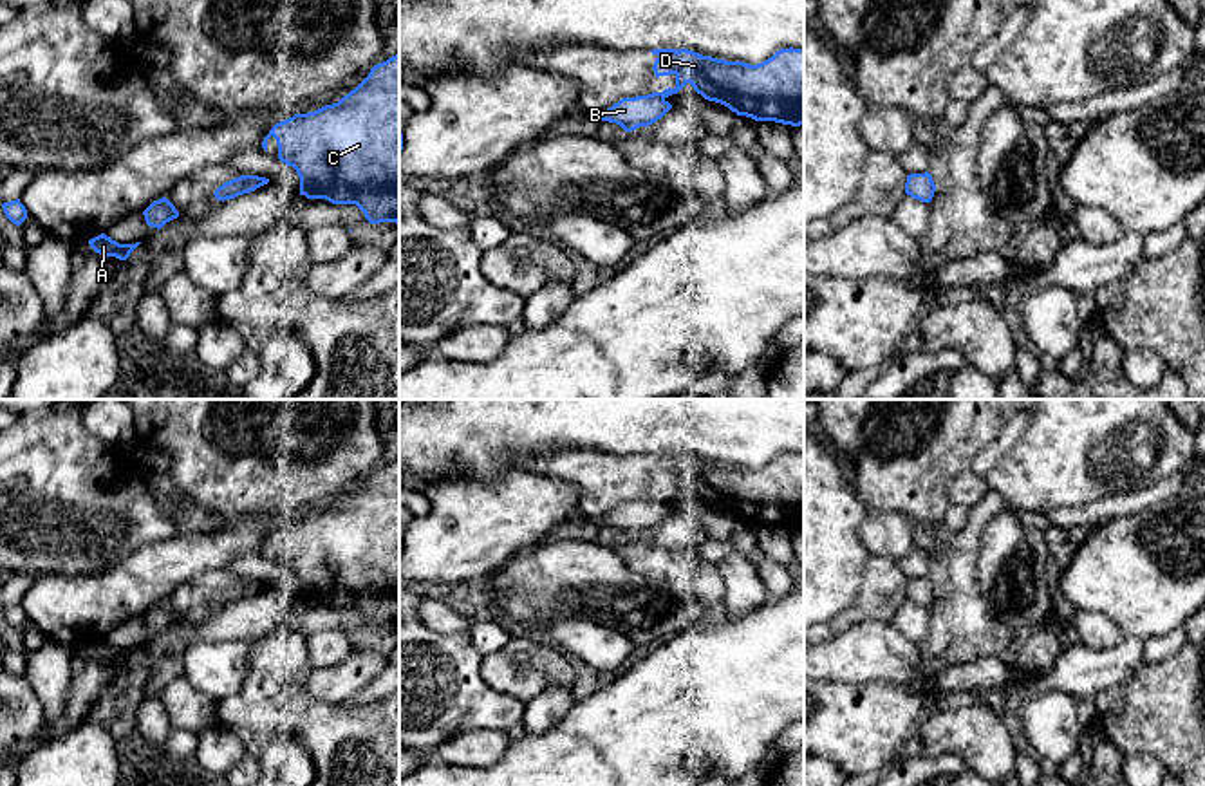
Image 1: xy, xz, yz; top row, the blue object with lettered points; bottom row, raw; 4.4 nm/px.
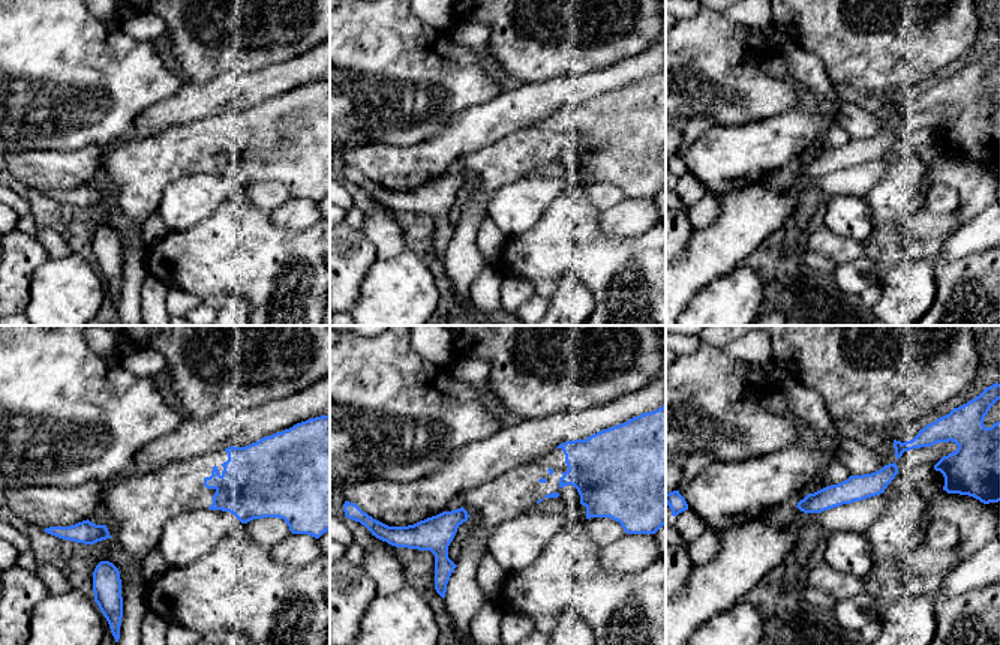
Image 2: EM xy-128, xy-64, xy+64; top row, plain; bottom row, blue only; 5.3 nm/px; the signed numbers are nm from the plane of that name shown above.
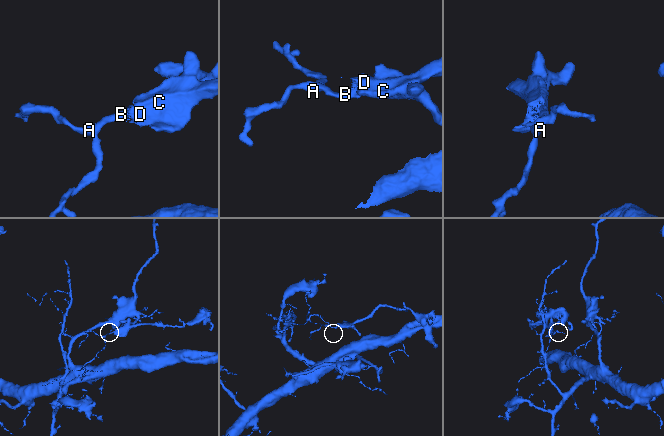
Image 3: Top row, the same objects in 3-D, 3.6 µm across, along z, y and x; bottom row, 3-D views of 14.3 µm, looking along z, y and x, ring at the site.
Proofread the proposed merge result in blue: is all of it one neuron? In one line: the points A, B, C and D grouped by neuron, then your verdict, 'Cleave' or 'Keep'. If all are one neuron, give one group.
Groups: A B / C D. Cleave

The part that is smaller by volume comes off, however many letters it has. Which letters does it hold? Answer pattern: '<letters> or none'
C, D

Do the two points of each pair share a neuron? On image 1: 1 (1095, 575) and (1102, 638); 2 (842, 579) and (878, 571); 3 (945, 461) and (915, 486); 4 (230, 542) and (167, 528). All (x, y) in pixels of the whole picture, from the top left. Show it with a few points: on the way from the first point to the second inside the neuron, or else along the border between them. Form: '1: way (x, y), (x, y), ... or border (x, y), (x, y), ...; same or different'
1: border (1077, 609), (1104, 613), (1122, 633); different
2: border (869, 555), (853, 606); different
3: way (938, 463), (922, 479); same
4: border (177, 533), (147, 542), (138, 550); different

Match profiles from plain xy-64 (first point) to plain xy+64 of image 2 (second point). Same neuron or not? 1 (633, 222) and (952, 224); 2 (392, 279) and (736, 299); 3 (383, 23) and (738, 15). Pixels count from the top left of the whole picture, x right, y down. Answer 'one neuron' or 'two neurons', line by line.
1: one neuron
2: one neuron
3: two neurons

